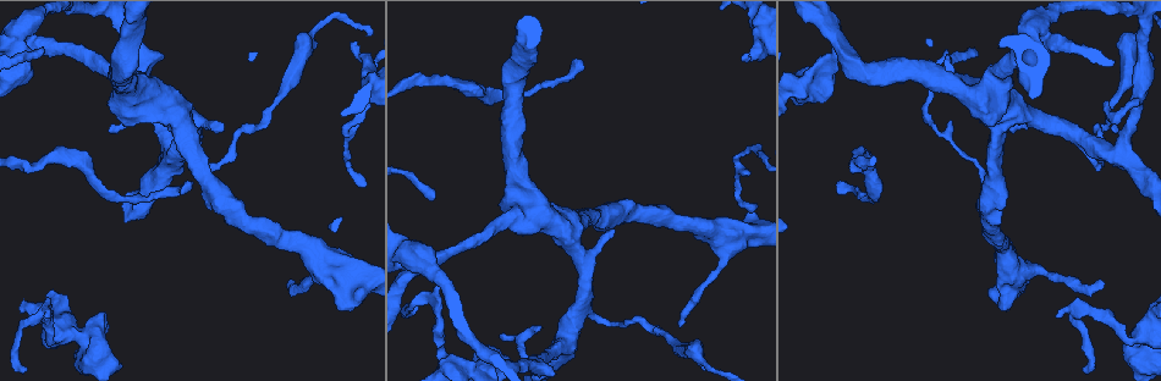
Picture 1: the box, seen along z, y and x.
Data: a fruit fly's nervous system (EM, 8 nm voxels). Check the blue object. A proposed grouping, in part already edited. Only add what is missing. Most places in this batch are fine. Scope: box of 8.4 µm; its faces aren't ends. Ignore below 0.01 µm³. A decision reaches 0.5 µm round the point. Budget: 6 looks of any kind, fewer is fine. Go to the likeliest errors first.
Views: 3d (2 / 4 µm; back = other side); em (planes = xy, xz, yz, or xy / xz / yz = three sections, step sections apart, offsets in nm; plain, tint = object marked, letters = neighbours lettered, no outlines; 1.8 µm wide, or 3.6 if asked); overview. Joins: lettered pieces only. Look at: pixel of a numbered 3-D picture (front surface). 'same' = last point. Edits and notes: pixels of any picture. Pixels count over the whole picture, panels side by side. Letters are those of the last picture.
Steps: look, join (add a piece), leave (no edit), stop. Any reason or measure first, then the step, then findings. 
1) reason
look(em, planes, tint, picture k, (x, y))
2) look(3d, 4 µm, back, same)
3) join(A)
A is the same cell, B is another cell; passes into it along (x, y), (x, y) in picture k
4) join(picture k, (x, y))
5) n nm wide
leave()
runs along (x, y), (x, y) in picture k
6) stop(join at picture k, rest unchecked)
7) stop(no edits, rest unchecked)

look(em, 3.6 µm, planes, letters, picture 1, (31, 45))

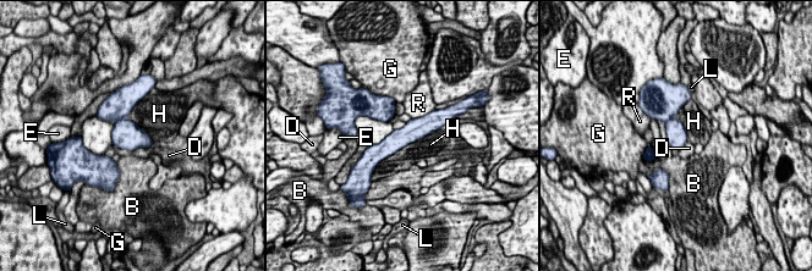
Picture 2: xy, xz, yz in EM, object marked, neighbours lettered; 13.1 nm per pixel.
leave()
B, D, E, G, H, L and R are other cells; border along (439, 128), (404, 145), (374, 169) in picture 2; none of them fits

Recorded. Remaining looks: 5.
look(em, planes, letters, picture 1, (749, 52))

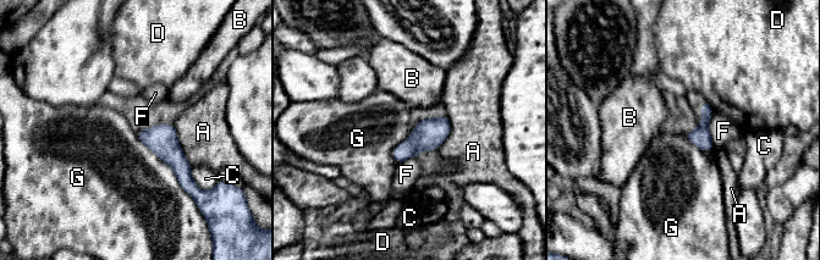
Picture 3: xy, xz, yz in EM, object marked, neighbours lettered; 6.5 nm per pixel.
leave()
A, B, C, D, F and G are other cells; no lettered piece goes on from it

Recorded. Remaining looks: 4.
long arm stops here
look(3d, 4 µm, picture 1, (184, 182))

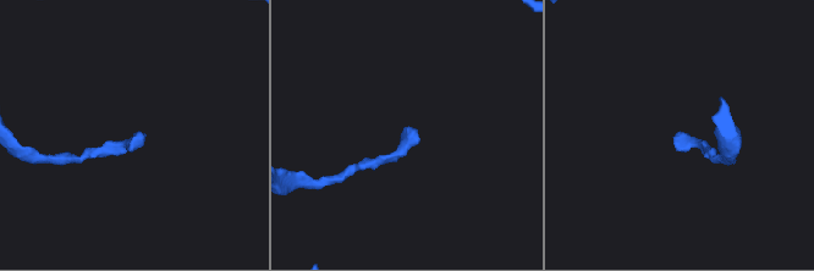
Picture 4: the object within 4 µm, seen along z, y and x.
need the tissue
look(em, 3.6 µm, planes, letters, picture 4, (675, 134))

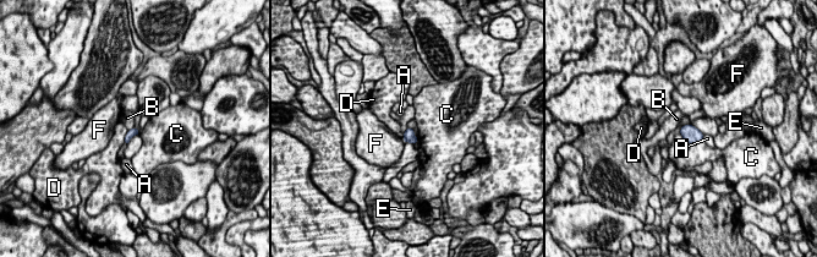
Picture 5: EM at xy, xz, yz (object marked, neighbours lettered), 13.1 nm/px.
100 nm wide
leave()
A, B, C, D, E and F are other cells; no lettered piece goes on from it

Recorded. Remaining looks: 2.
stop(no edits, rest unchecked)

